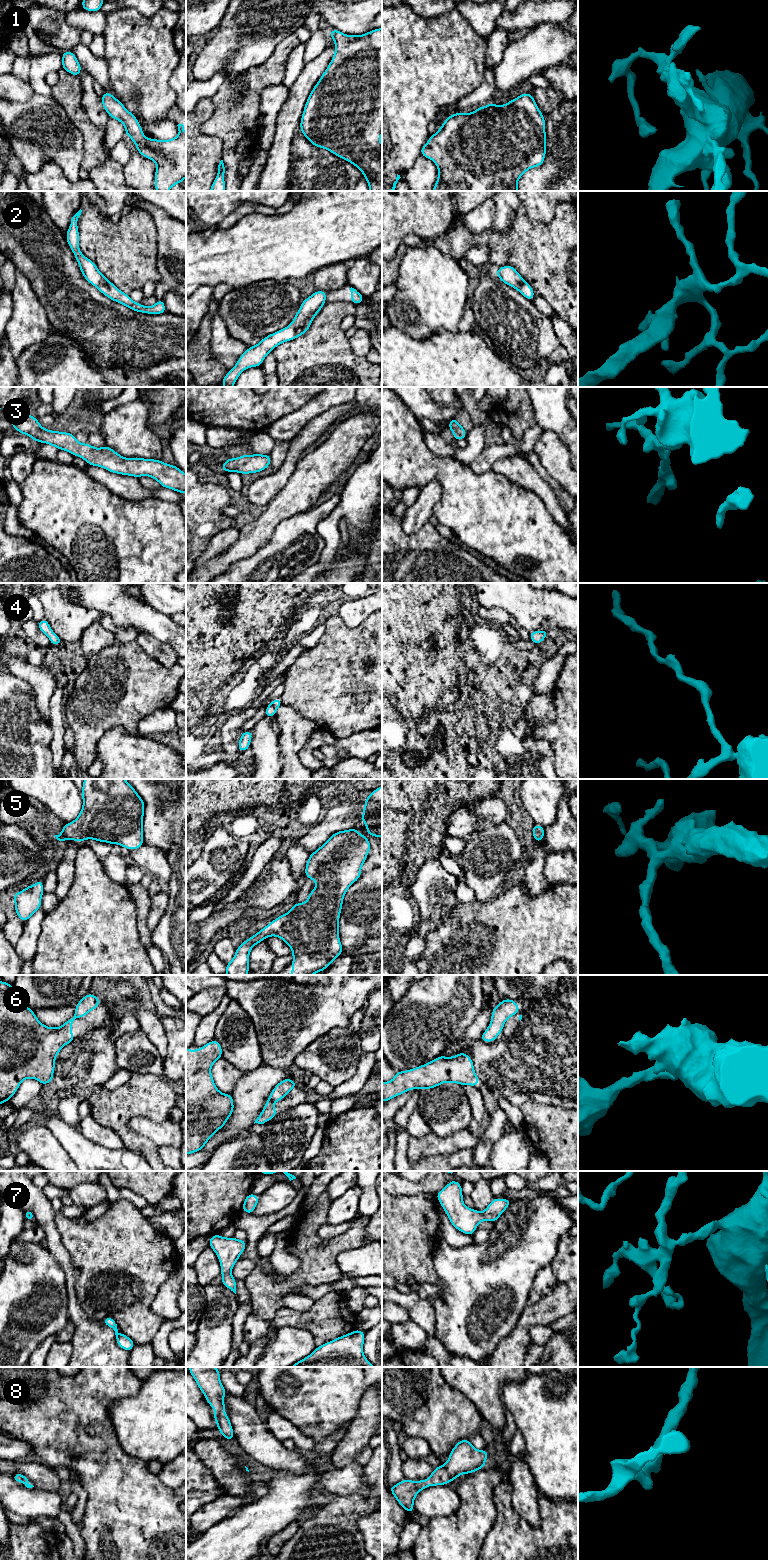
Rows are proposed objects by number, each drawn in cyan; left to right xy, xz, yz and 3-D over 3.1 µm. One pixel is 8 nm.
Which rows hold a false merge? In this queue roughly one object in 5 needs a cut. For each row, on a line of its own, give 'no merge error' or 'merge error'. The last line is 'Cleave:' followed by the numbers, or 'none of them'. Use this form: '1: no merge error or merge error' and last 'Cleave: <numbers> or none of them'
1: no merge error
2: no merge error
3: no merge error
4: no merge error
5: no merge error
6: merge error
7: no merge error
8: no merge error
Cleave: 6

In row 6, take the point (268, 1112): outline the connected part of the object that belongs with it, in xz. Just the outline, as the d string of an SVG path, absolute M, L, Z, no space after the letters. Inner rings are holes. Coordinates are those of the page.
M268 1099L265 1102L264 1109L261 1111L260 1115L257 1117L254 1124L255 1123L264 1124L264 1123L270 1121L272 1118L274 1118L278 1114L279 1114L279 1112L275 1111L274 1103L272 1102L272 1100Z

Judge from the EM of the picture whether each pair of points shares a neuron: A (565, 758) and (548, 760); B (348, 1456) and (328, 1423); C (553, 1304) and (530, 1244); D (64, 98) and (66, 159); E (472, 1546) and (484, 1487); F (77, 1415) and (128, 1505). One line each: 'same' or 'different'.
A: different
B: different
C: different
D: different
E: same
F: same

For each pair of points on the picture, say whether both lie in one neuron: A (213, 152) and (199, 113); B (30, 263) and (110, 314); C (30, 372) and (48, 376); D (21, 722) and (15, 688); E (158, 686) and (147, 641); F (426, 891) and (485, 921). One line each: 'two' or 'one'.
A: one
B: one
C: one
D: one
E: two
F: two

